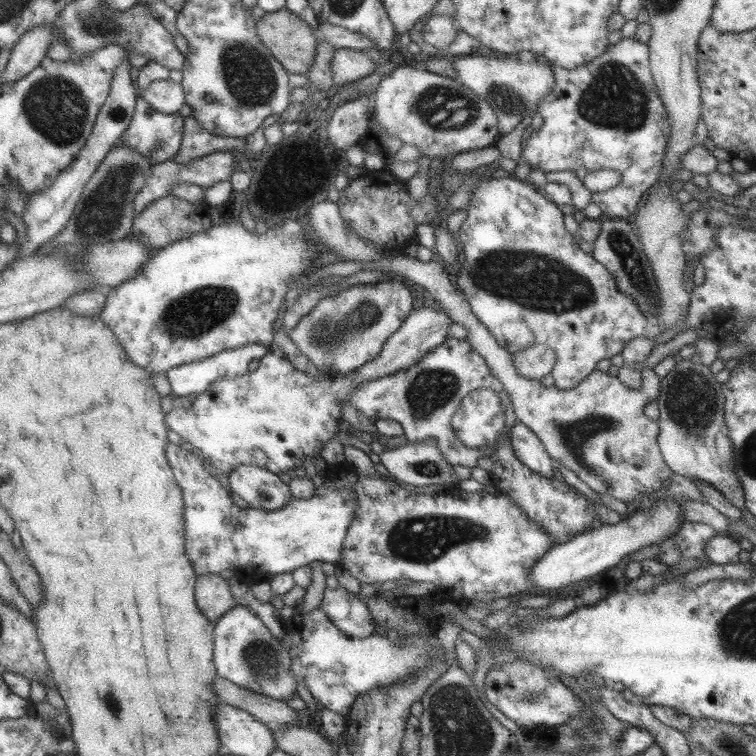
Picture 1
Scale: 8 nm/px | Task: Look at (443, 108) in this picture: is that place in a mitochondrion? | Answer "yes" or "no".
yes

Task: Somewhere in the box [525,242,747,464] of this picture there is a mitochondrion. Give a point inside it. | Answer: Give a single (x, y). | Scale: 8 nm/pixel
(691, 402)

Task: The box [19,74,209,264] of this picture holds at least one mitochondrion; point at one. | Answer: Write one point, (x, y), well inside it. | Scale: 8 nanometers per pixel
(104, 210)

